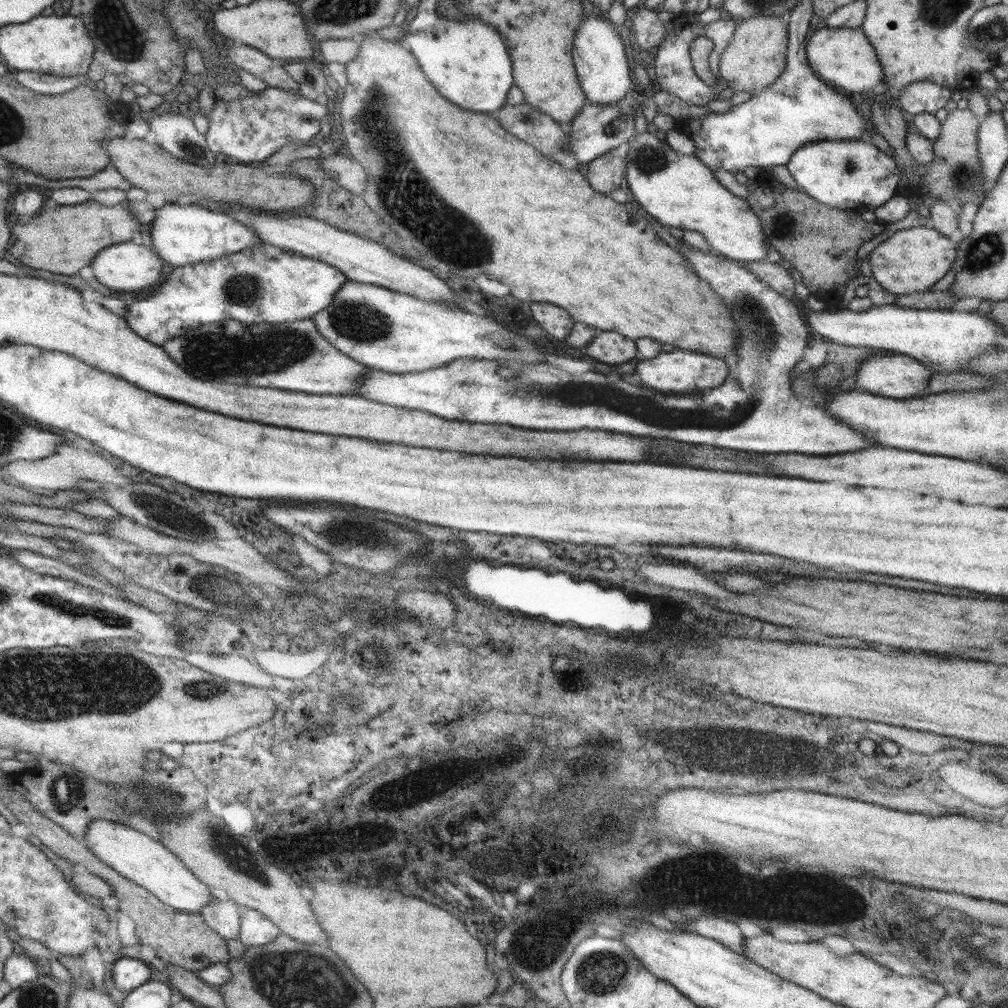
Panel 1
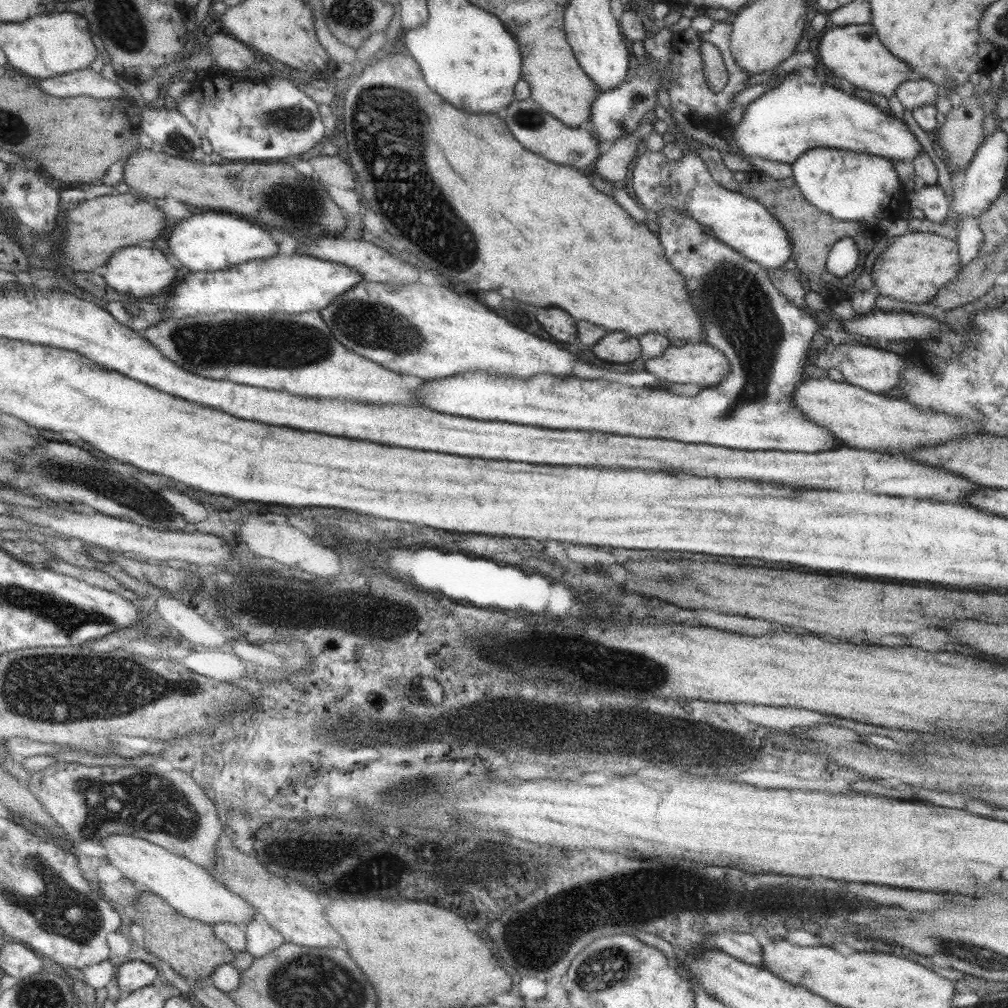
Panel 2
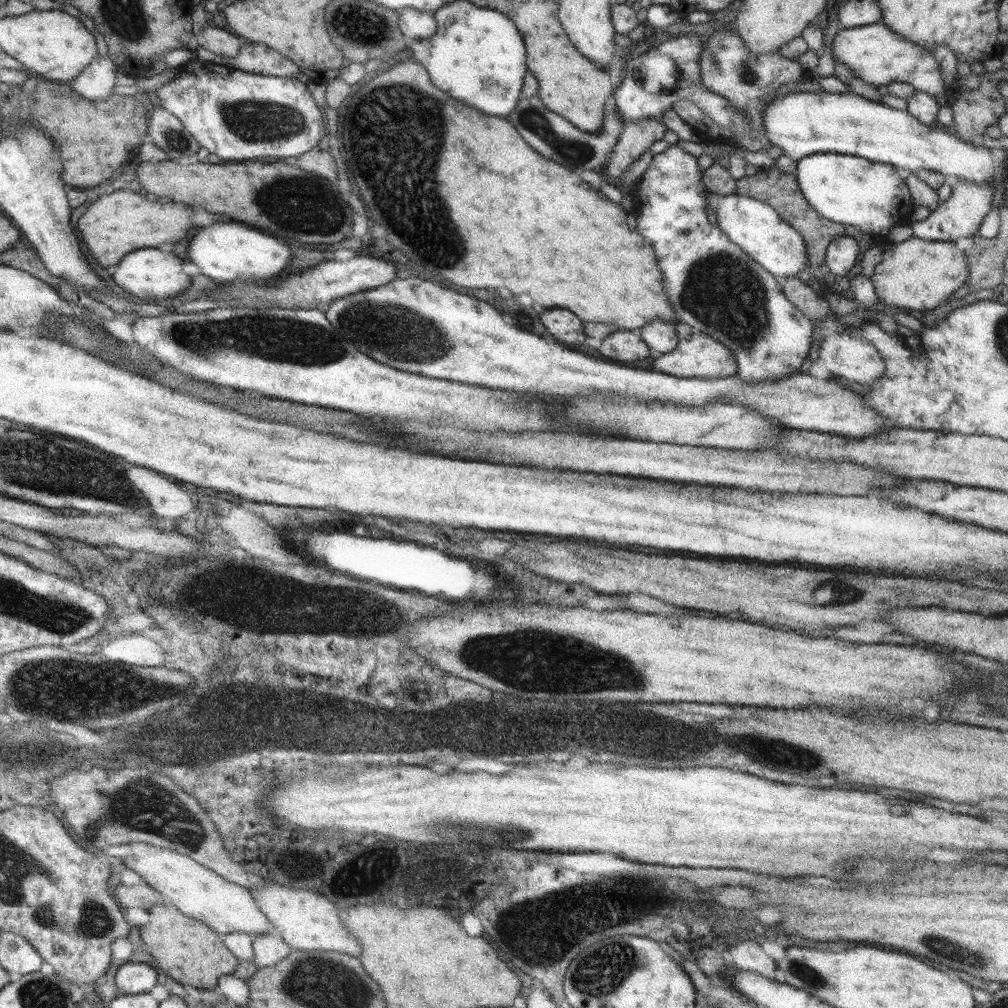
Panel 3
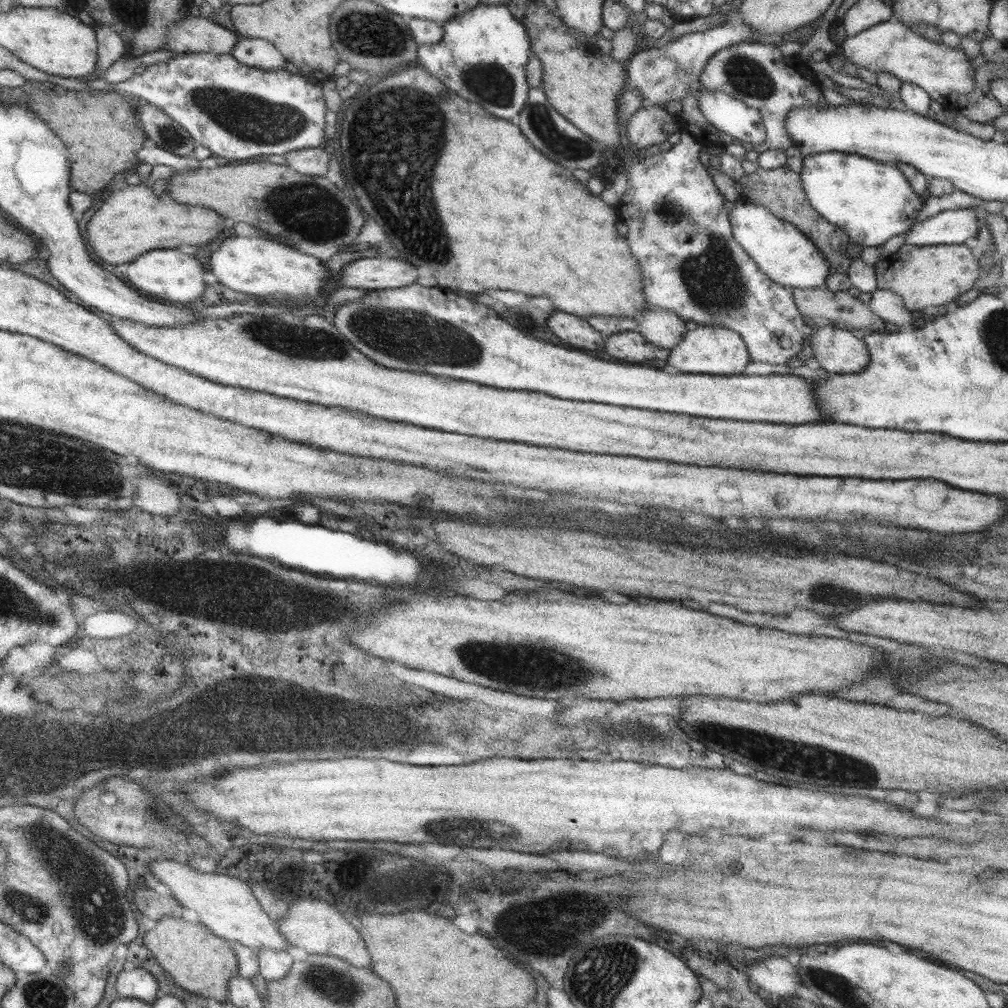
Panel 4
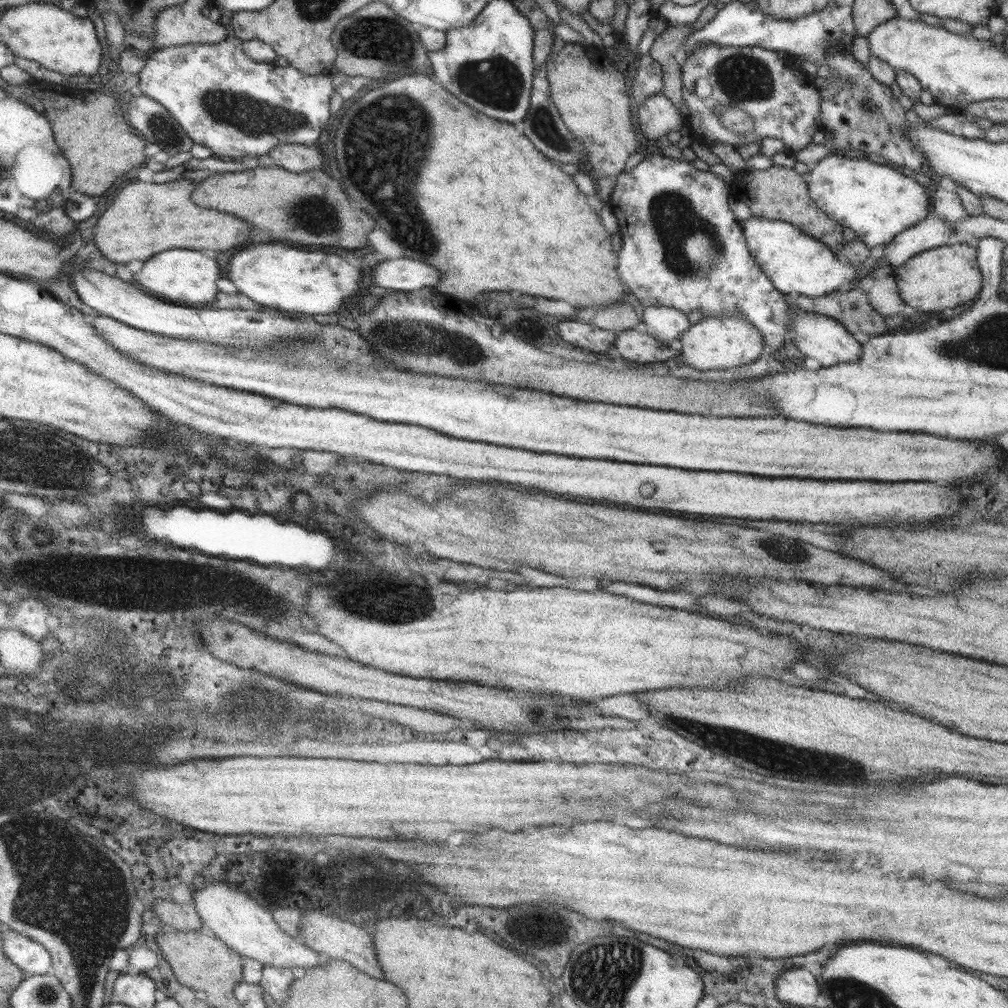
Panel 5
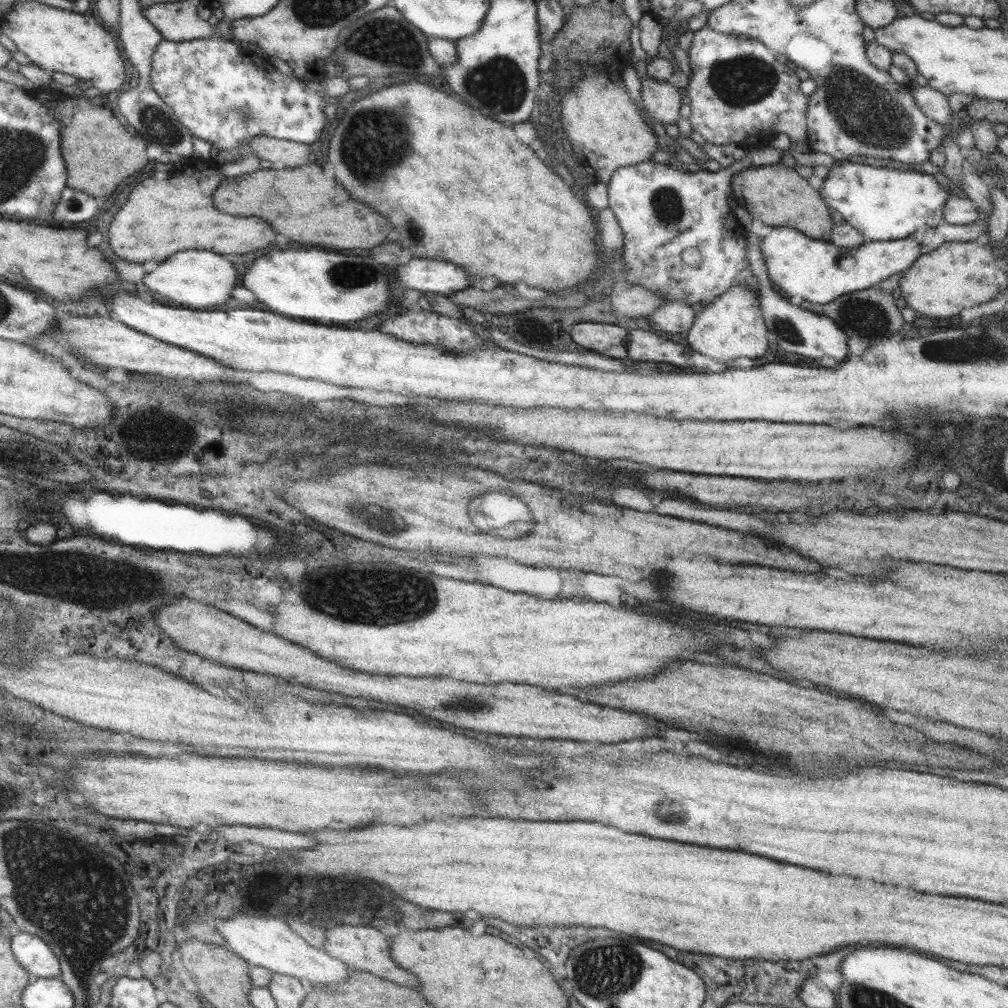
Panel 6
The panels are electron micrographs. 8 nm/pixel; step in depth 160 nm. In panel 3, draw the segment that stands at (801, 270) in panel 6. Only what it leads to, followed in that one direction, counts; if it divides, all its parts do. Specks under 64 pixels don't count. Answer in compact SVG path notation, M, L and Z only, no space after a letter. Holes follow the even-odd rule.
M957 179L951 186L951 193L945 201L941 201L929 215L921 221L912 220L909 227L912 237L921 240L941 240L941 242L955 242L959 237L974 237L983 217L990 211L993 200L994 186L989 183L974 183L965 179ZM709 192L705 209L731 243L774 277L795 277L798 271L806 268L806 250L801 235L783 222L772 206L737 193L715 195Z

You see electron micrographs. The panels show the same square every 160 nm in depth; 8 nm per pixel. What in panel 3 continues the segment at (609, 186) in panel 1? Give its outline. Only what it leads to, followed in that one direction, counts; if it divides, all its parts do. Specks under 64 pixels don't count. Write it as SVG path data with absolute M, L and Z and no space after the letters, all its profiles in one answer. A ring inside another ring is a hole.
M647 118L624 124L617 143L606 160L607 177L622 178L631 164L638 160L655 141L663 139L667 128L660 118Z

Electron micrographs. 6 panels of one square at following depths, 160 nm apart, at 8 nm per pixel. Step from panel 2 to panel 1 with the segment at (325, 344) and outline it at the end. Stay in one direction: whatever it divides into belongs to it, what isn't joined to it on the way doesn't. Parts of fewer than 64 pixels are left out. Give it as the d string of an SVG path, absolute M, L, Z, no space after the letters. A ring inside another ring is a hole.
M311 318L281 322L277 324L239 324L233 319L221 323L202 324L197 328L186 330L167 343L162 344L167 354L173 360L192 373L195 378L213 382L227 382L236 386L247 386L275 389L279 391L303 392L308 395L354 394L362 379L362 374L368 369L348 356L335 350L315 328Z

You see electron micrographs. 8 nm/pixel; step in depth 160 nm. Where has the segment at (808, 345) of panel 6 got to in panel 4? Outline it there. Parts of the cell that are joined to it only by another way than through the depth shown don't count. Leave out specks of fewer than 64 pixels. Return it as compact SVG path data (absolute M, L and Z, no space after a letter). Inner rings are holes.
M821 322L819 329L808 330L805 344L810 345L812 357L830 375L859 372L868 365L870 359L864 339L856 338L847 329L840 329L830 322Z

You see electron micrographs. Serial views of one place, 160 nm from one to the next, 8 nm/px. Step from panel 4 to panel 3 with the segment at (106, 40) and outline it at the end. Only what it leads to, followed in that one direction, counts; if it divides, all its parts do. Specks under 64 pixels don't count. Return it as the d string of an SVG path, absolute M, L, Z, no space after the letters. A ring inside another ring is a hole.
M99 57L83 72L70 80L70 88L89 100L105 101L114 96L117 87L119 68L111 58Z

